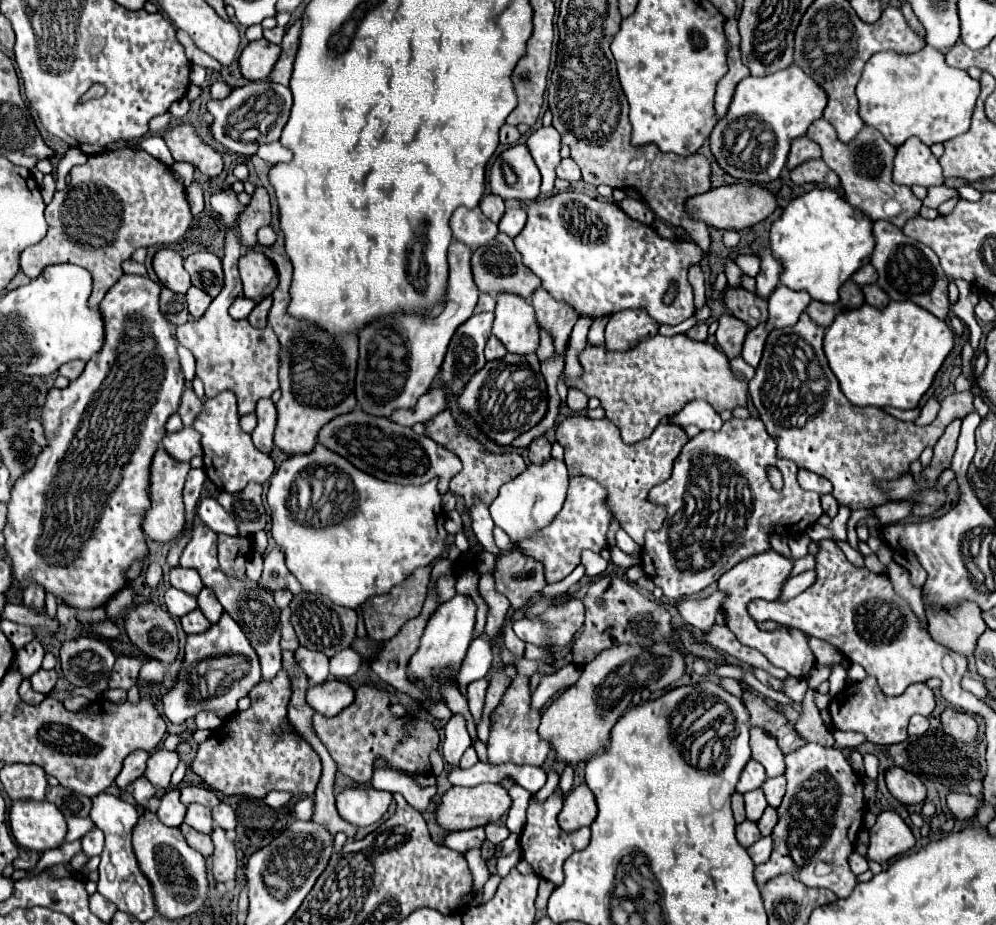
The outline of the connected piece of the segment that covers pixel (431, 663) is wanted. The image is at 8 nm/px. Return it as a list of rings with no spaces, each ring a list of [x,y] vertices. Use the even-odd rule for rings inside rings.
[[[457,594],[455,598],[451,598],[449,602],[441,604],[433,616],[429,618],[427,622],[427,628],[421,636],[421,644],[417,648],[417,652],[411,656],[409,660],[409,666],[407,666],[407,676],[411,680],[421,680],[425,682],[427,686],[431,684],[439,684],[441,688],[441,694],[445,699],[447,708],[451,712],[461,712],[465,718],[467,718],[467,730],[471,736],[472,746],[477,739],[477,730],[475,722],[470,713],[467,710],[467,700],[459,694],[457,686],[455,686],[455,680],[457,680],[457,670],[465,658],[465,652],[471,644],[471,636],[473,636],[473,626],[475,626],[475,604],[469,596],[463,596],[463,594]]]

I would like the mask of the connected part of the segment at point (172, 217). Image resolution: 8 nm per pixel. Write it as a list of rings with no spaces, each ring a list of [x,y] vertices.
[[[125,148],[119,152],[105,150],[97,156],[89,156],[89,160],[81,166],[73,166],[67,188],[55,192],[55,198],[47,204],[45,220],[49,224],[47,236],[21,254],[21,270],[29,278],[37,278],[45,266],[63,262],[79,264],[93,274],[93,296],[89,302],[91,306],[97,306],[109,288],[121,278],[121,264],[131,258],[137,248],[177,242],[187,232],[193,216],[185,200],[185,188],[177,184],[171,170],[141,150]]]

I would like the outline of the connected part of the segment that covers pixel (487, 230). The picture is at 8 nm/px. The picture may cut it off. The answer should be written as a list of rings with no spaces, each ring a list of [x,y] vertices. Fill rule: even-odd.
[[[459,206],[449,222],[453,230],[453,238],[459,242],[465,242],[471,250],[477,250],[479,246],[487,244],[497,236],[497,224],[493,224],[481,208],[465,208]]]

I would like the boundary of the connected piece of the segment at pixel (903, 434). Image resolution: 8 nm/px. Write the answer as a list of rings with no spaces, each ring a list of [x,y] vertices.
[[[807,312],[789,328],[769,332],[763,358],[755,378],[749,382],[749,394],[767,432],[777,442],[777,456],[793,460],[797,468],[815,472],[833,484],[833,496],[839,504],[857,510],[887,502],[877,488],[881,480],[897,480],[909,472],[909,464],[919,460],[927,446],[935,446],[953,420],[963,420],[973,412],[973,390],[955,392],[941,402],[937,418],[929,426],[901,422],[881,408],[857,408],[841,392],[837,378],[827,366],[823,354],[825,328],[817,326]]]

